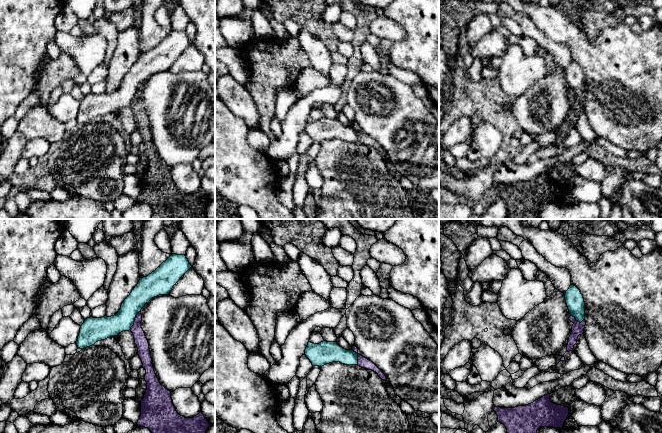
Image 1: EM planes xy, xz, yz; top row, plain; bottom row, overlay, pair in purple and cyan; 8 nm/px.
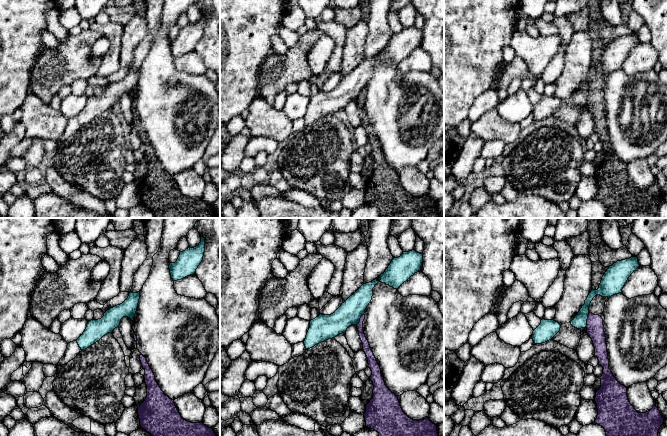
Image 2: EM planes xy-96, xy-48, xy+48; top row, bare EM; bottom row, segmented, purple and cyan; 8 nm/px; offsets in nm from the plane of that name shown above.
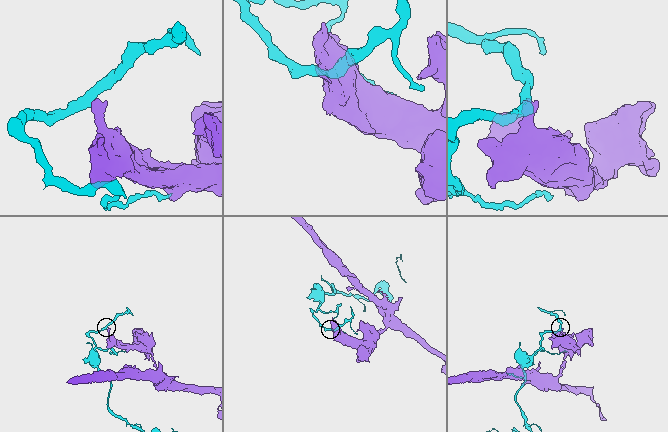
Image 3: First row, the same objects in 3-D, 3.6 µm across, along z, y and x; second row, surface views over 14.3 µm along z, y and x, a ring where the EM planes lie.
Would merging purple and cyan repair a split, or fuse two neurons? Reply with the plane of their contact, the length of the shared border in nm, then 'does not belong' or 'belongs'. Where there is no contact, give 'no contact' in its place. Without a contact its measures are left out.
contact in xy; length 170 nm; does not belong

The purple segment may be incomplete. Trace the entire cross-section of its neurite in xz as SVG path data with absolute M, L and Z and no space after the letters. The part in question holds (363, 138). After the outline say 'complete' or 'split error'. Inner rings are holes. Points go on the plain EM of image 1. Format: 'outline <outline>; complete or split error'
outline M358 130L358 140L357 141L362 144L366 144L368 146L372 146L376 148L382 156L387 157L385 150L372 137L368 136L367 134L363 133L360 130Z; complete

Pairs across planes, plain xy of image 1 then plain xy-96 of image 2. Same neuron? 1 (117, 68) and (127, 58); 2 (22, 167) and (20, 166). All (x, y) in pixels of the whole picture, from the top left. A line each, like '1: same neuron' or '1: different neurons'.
1: same neuron
2: same neuron

